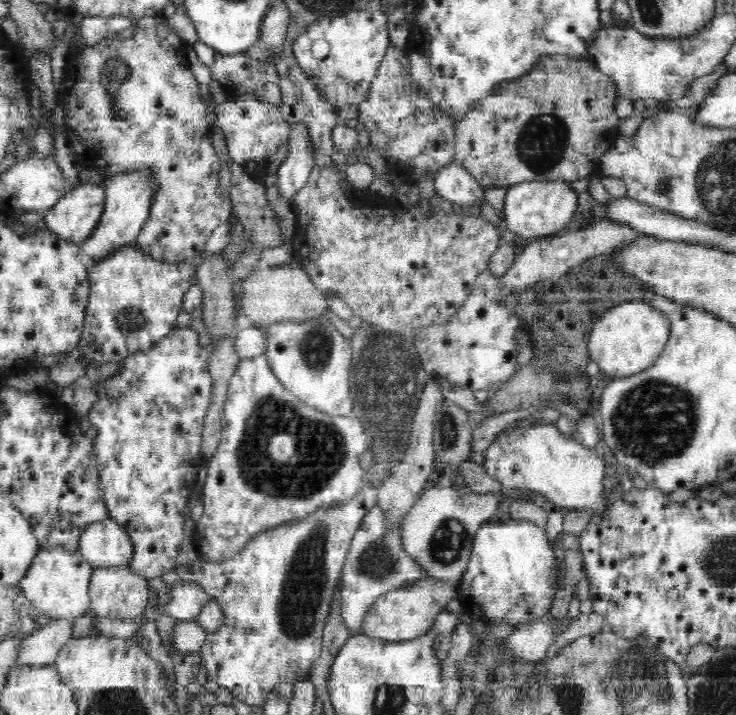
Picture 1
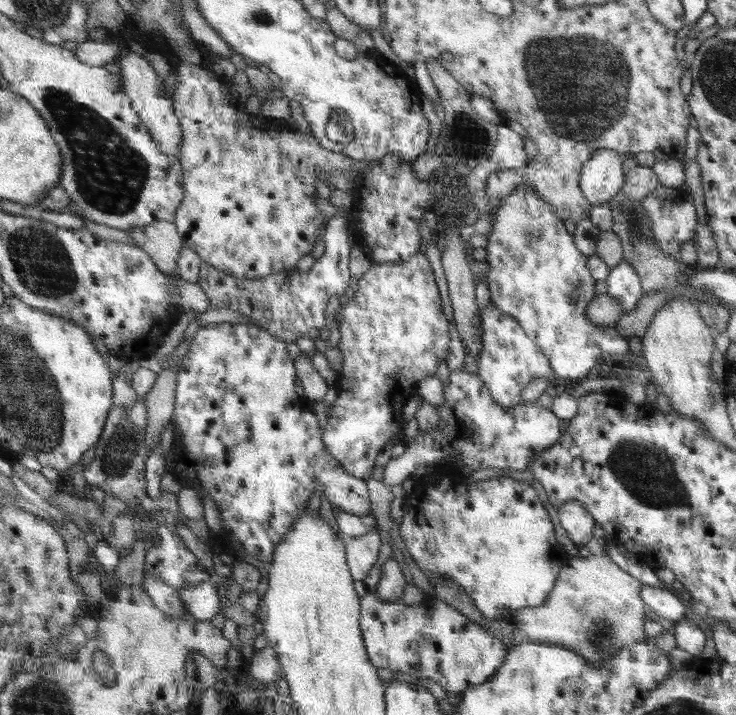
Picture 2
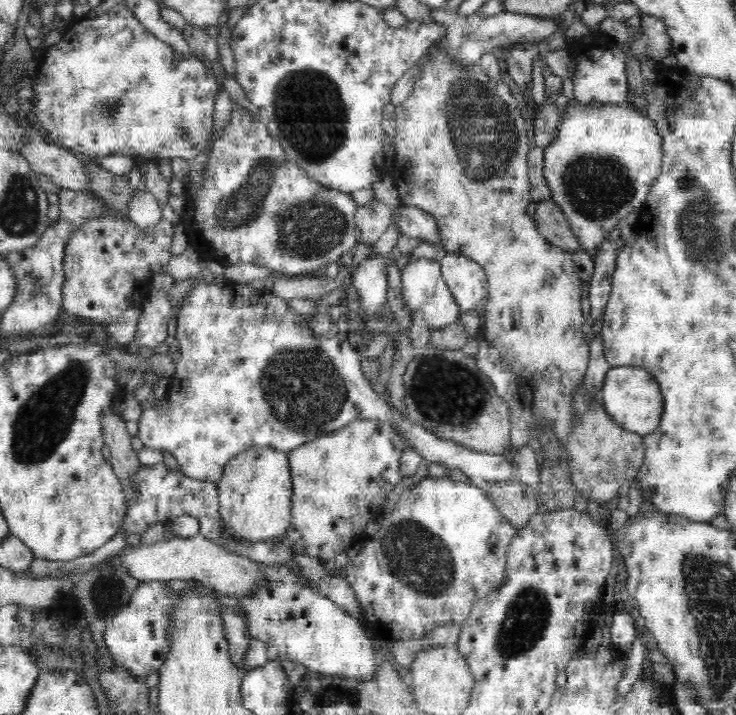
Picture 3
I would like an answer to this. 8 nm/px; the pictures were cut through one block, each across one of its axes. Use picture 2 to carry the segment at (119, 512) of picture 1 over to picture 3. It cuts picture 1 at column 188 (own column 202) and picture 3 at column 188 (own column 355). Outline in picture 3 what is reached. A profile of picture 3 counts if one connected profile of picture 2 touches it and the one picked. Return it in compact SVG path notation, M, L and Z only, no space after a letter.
M154 464L148 468L140 466L132 484L136 488L136 496L134 496L134 502L128 506L128 512L125 512L119 532L128 535L140 534L140 532L146 532L154 524L169 523L175 521L179 516L190 515L199 520L199 533L208 540L212 540L214 544L220 545L220 548L224 548L230 553L250 557L254 561L264 562L267 566L281 564L287 566L292 573L299 574L299 568L294 565L294 557L292 557L294 553L288 545L284 545L284 543L274 545L270 540L247 544L247 542L232 541L232 538L221 532L216 483L190 478L183 472L170 472L166 468L166 464Z

